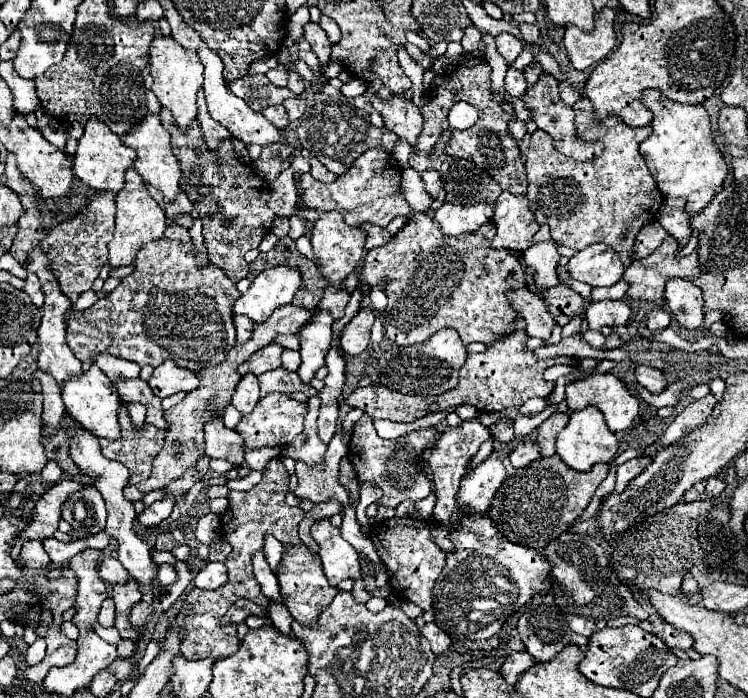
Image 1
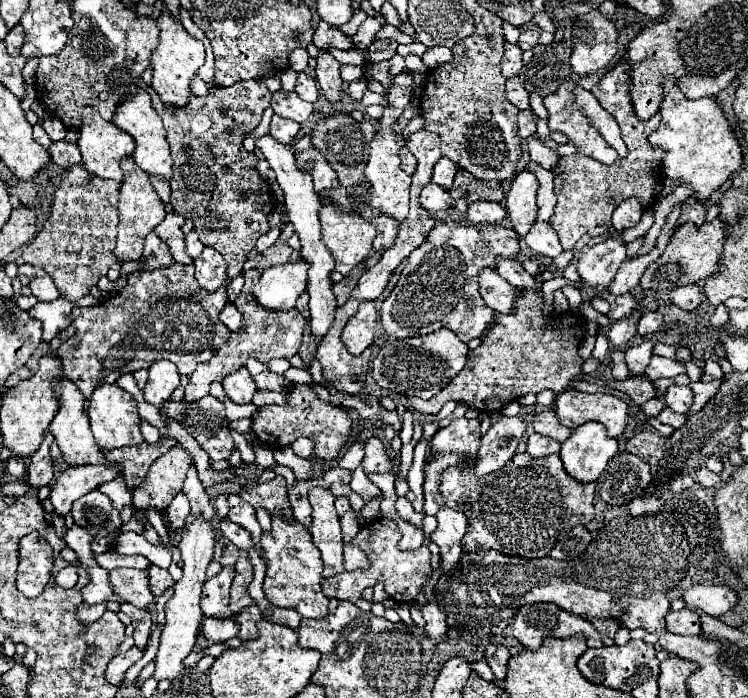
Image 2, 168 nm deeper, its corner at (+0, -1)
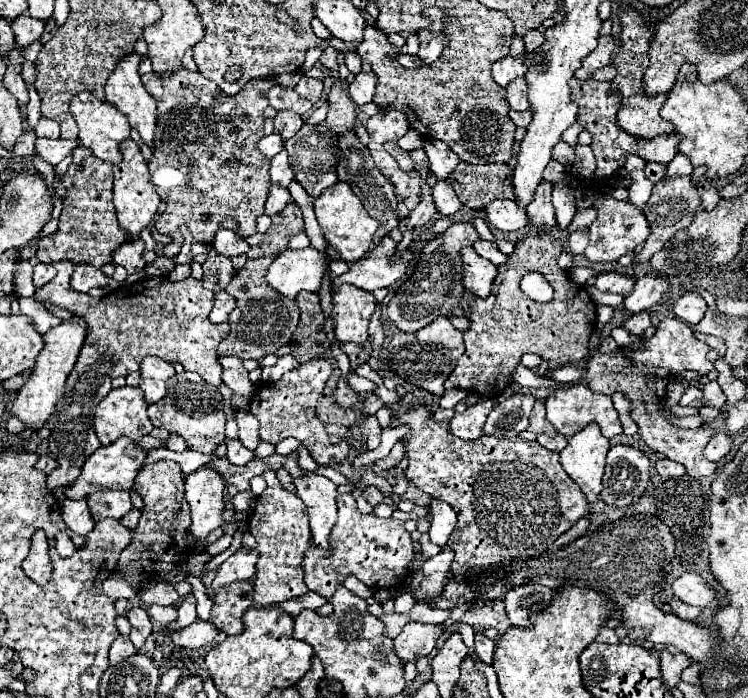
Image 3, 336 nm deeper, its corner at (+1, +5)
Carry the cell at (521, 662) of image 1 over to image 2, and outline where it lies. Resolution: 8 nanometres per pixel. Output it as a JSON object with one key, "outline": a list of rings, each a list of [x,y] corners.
{"outline":[[[497,646],[497,652],[495,652],[491,658],[487,658],[487,664],[489,664],[489,668],[493,670],[493,676],[495,676],[497,682],[503,682],[503,680],[505,680],[507,660],[509,660],[509,658],[511,658],[511,654],[509,654],[509,650],[507,650],[505,646]]]}

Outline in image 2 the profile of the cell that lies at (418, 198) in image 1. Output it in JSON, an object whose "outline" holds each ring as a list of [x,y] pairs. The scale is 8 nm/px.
{"outline":[[[427,184],[427,188],[423,188],[421,192],[421,202],[423,208],[429,212],[443,212],[455,206],[455,200],[449,196],[449,192],[437,184]]]}

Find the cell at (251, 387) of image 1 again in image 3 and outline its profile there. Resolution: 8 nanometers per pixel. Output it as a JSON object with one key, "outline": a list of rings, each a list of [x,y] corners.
{"outline":[[[224,356],[224,358],[220,358],[220,364],[222,364],[222,368],[224,368],[224,374],[222,374],[222,380],[224,380],[224,384],[232,390],[232,392],[236,392],[236,394],[240,394],[240,396],[252,396],[254,394],[254,384],[250,382],[250,378],[248,378],[248,372],[246,372],[246,368],[242,366],[242,360],[240,358],[236,358],[236,356]]]}

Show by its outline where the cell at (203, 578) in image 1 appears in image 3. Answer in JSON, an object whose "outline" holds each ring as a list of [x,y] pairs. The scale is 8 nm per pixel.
{"outline":[[[240,548],[236,554],[232,554],[216,572],[216,578],[212,580],[212,586],[208,588],[210,598],[214,600],[220,586],[228,586],[230,582],[236,580],[250,580],[256,572],[256,562],[258,562],[258,552]]]}

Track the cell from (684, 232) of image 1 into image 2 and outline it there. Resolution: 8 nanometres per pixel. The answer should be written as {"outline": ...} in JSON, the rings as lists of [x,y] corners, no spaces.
{"outline":[[[689,200],[689,212],[687,212],[687,202],[683,204],[683,216],[679,220],[679,224],[685,224],[685,222],[693,222],[695,226],[701,226],[705,222],[705,216],[707,216],[707,208],[703,202],[699,200]]]}

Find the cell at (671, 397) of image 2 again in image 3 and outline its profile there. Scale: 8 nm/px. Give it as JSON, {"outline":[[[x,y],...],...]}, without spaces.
{"outline":[[[688,386],[680,398],[680,406],[702,406],[702,390],[696,386]]]}

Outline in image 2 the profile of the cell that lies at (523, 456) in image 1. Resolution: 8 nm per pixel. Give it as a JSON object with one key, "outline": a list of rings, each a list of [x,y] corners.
{"outline":[[[531,434],[527,438],[527,452],[531,456],[547,456],[547,454],[553,454],[559,450],[561,450],[561,444],[553,438],[547,438],[541,434]]]}

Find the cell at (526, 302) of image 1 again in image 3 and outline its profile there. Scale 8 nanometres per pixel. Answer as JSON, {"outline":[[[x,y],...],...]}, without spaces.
{"outline":[[[474,248],[462,250],[462,264],[464,264],[464,286],[474,296],[488,298],[494,278],[496,278],[496,266],[492,266],[490,260],[478,256]]]}

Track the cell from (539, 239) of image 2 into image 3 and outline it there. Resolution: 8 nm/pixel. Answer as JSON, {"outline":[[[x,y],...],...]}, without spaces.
{"outline":[[[540,182],[540,186],[536,188],[534,200],[526,206],[528,224],[534,230],[552,230],[556,226],[554,206],[550,202],[550,192],[552,192],[552,184],[550,182]]]}

